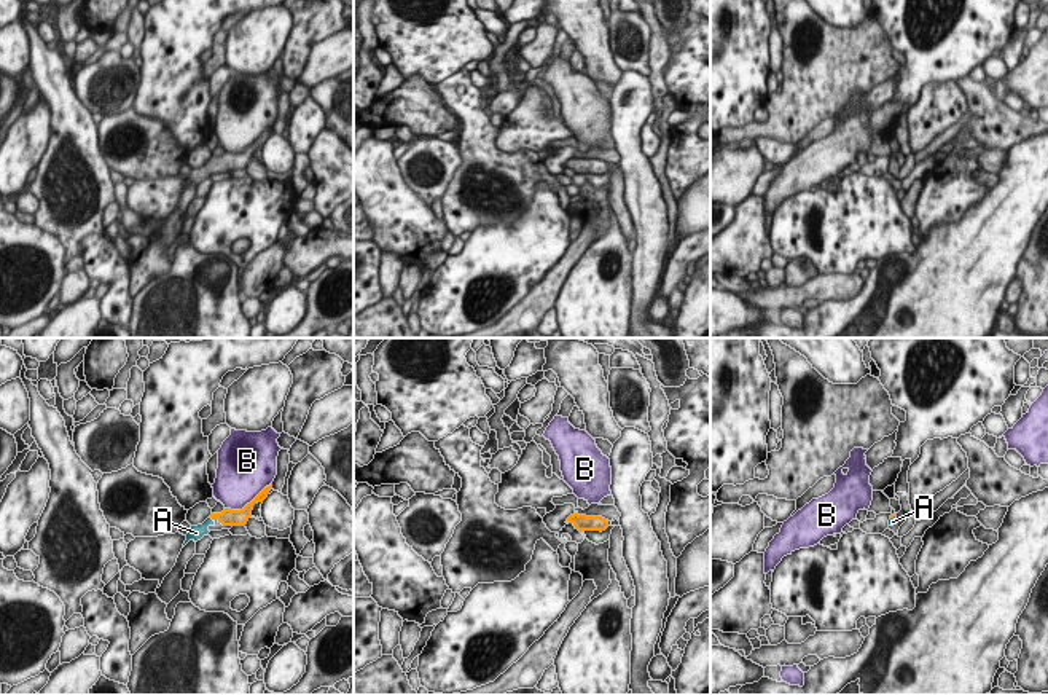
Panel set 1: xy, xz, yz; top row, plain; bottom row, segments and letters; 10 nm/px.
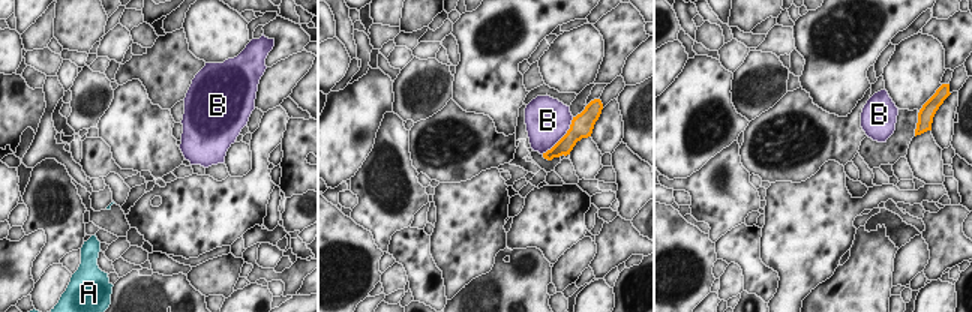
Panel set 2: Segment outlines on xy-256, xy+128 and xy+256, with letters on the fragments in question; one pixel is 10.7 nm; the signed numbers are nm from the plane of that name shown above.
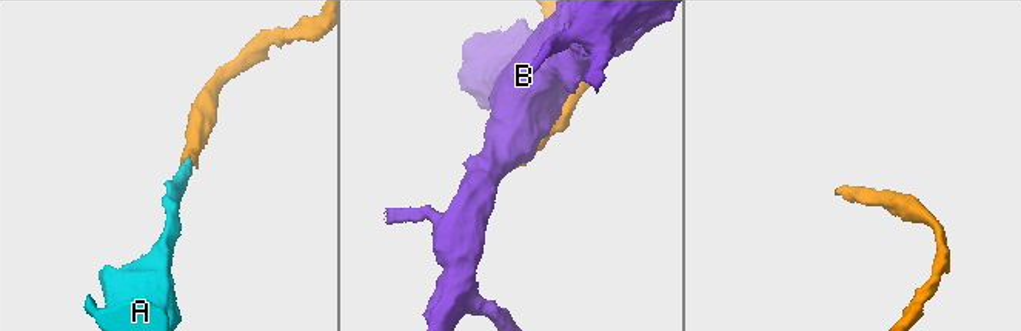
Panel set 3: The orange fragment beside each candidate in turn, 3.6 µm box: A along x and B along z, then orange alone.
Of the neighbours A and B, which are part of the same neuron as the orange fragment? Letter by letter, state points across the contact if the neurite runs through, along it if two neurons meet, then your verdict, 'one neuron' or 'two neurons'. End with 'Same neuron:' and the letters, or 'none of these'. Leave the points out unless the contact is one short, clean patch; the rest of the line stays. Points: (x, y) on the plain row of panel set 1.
A: runs through yz (891, 158), (892, 160), (892, 164); one neuron
B: two neurons
Same neuron: A

